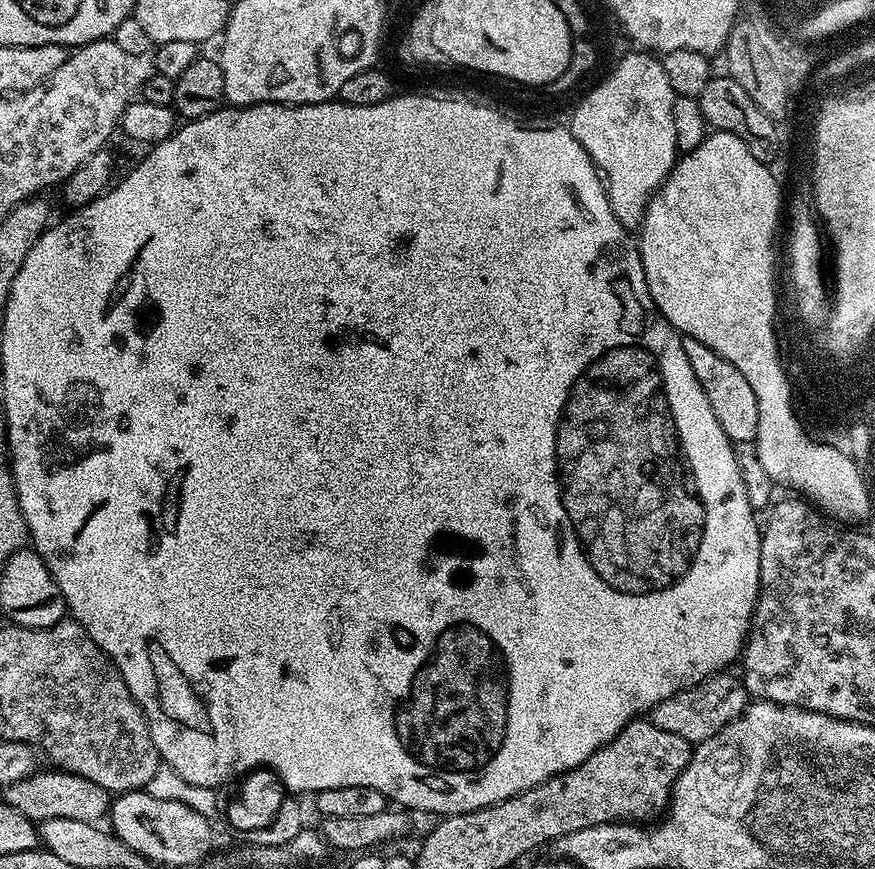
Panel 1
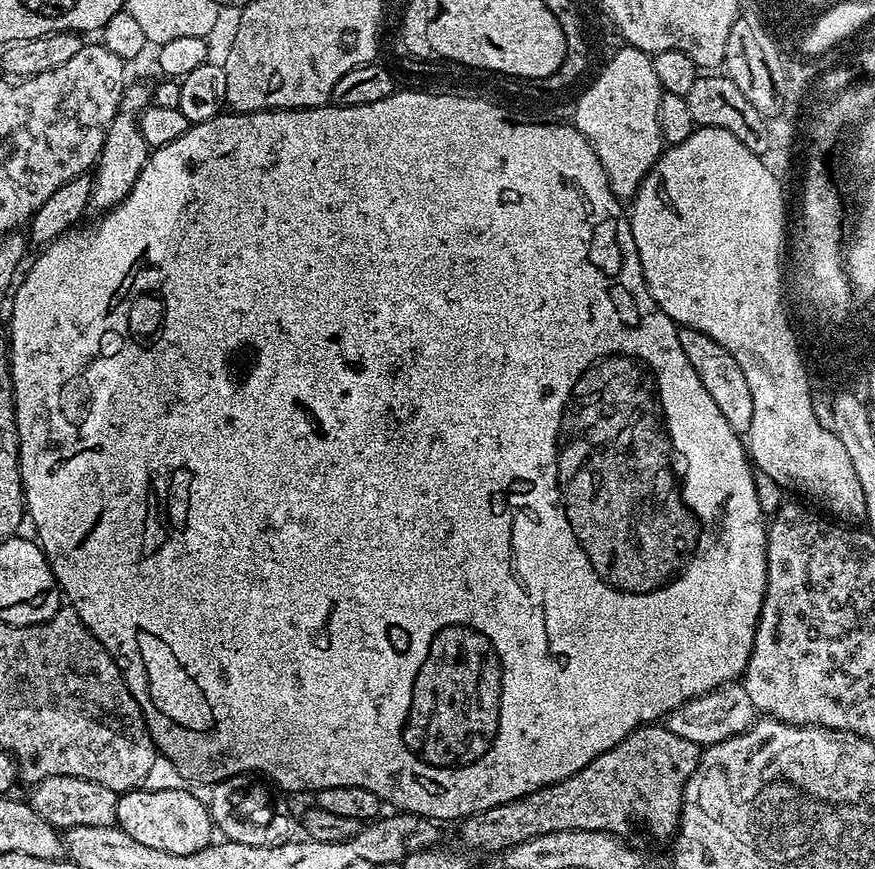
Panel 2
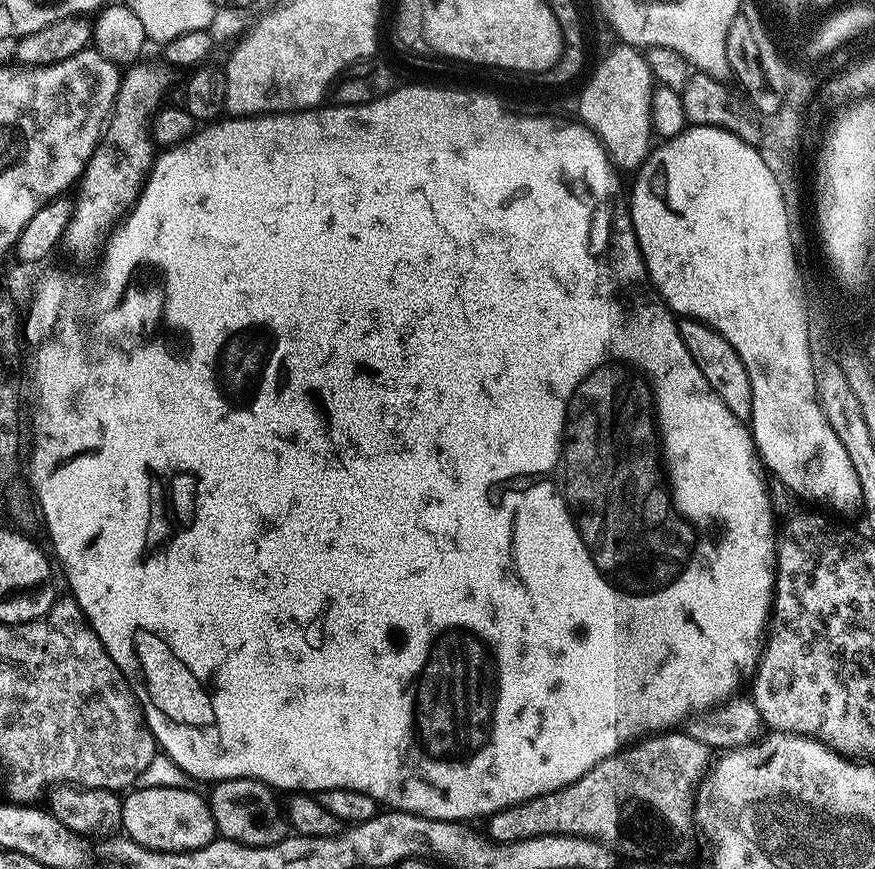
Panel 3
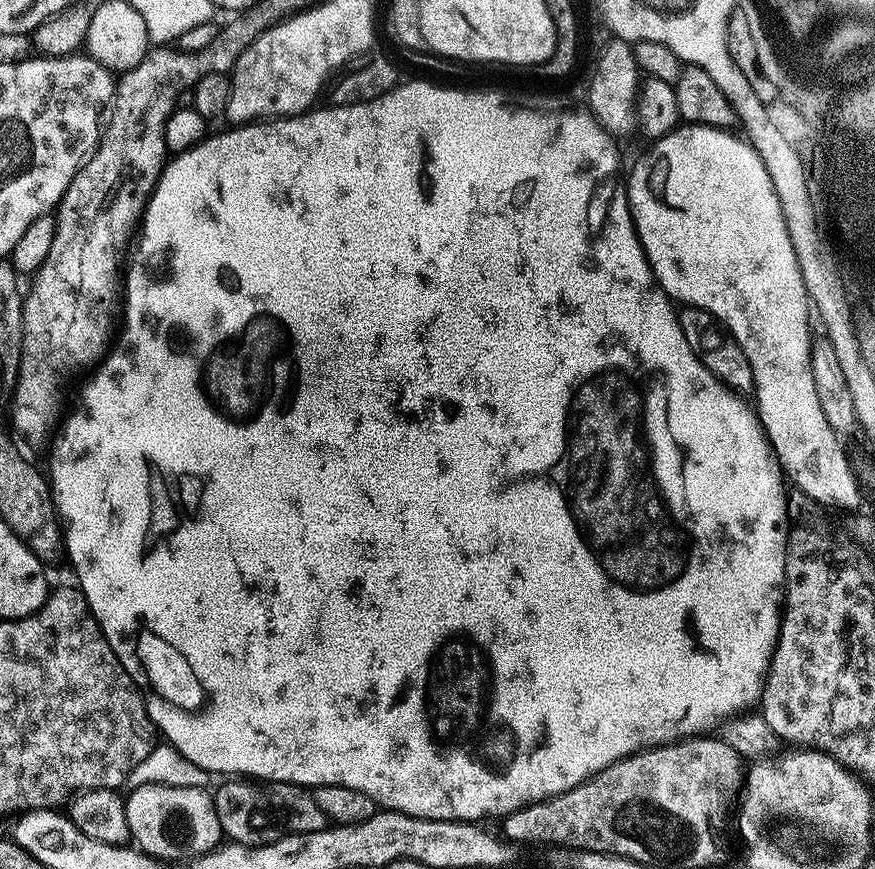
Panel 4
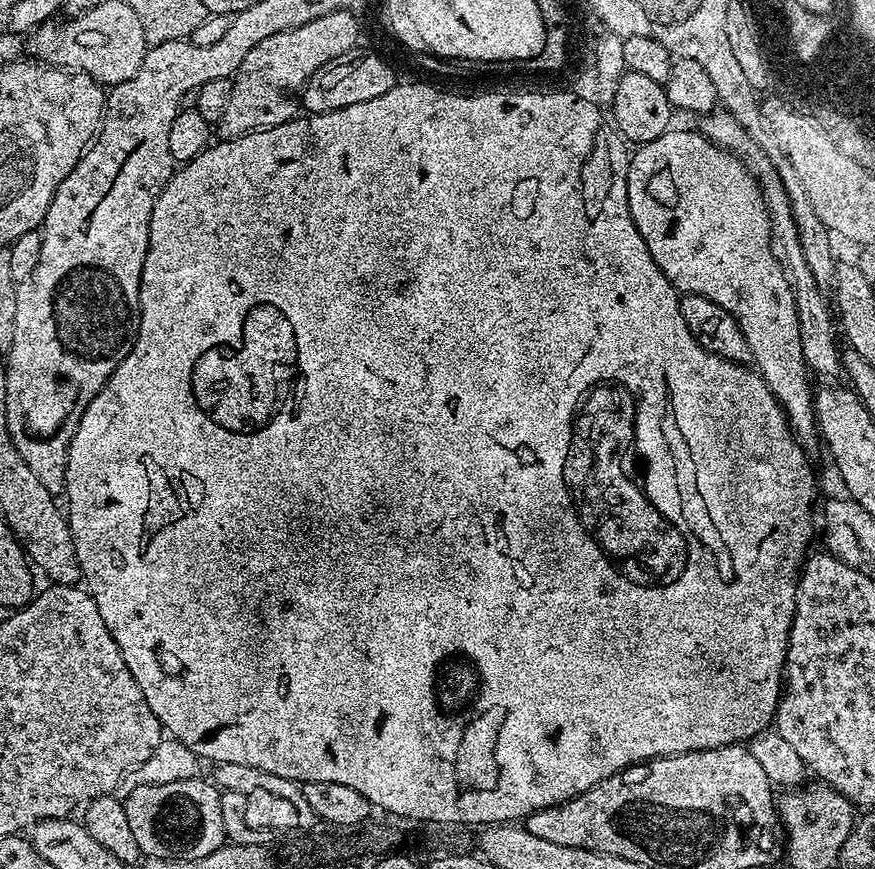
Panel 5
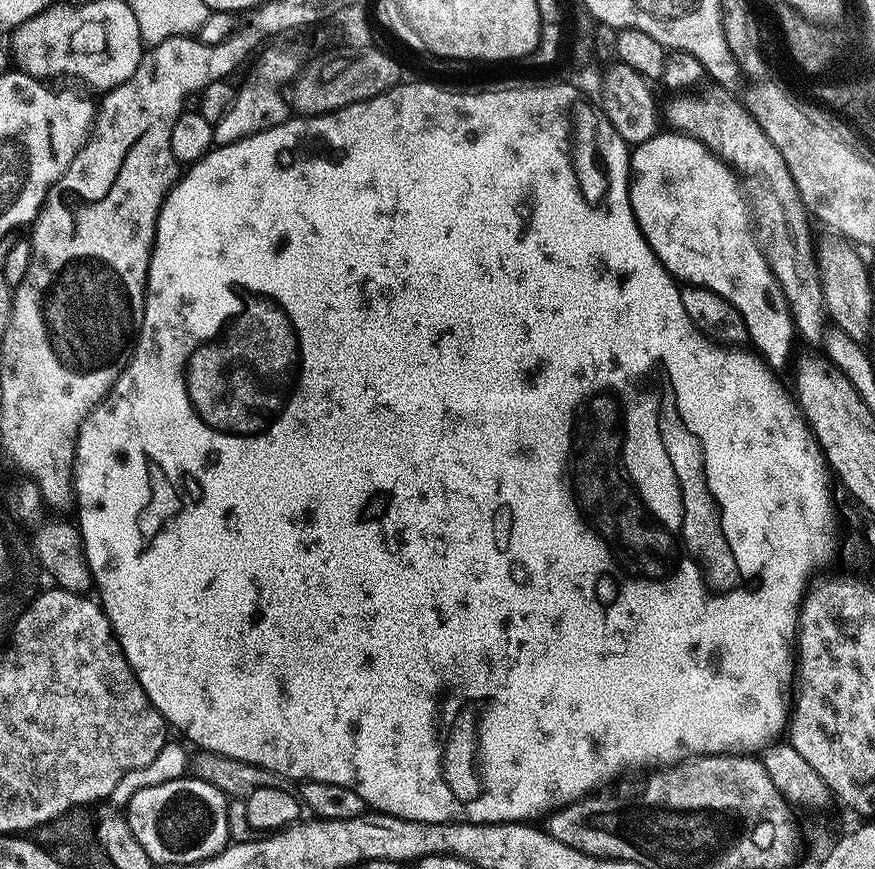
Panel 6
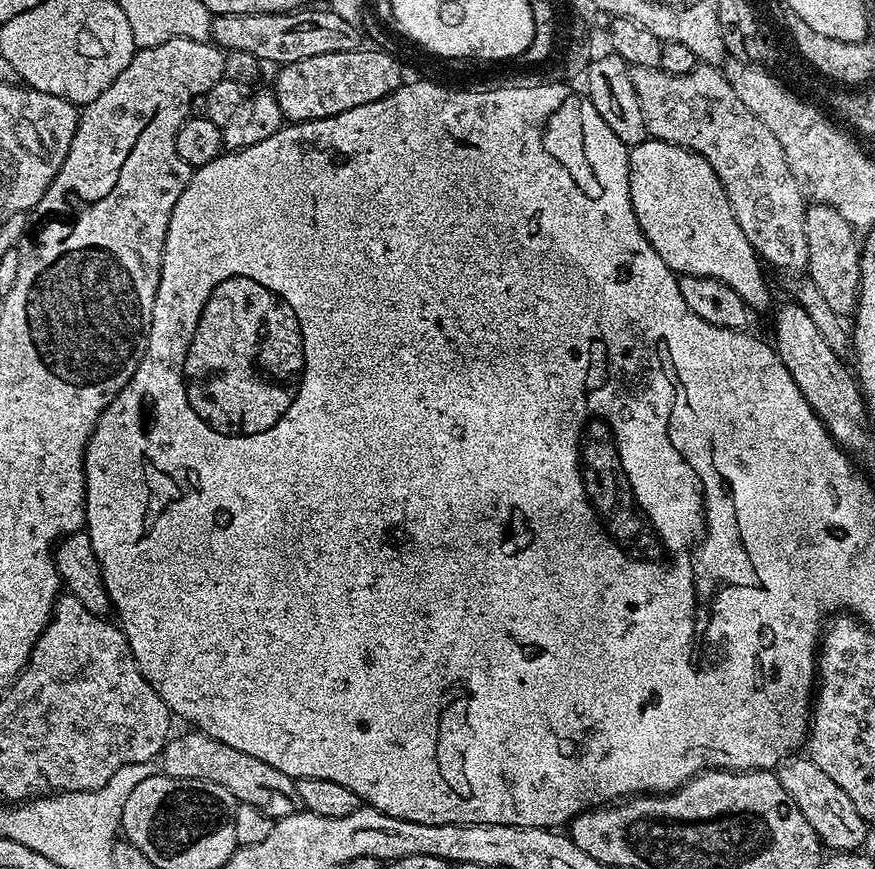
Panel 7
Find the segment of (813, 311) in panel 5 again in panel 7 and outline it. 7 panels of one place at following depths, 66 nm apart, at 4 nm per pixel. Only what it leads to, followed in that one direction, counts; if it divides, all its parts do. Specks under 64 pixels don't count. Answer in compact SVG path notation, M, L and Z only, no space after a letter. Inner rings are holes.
M701 63L686 74L672 75L661 67L633 65L631 81L638 95L639 105L642 106L649 137L680 145L706 158L706 162L710 162L710 166L718 174L738 226L742 226L742 234L746 234L756 255L767 263L769 260L778 270L803 273L808 266L806 197L794 174L790 174L790 166L786 162L786 154L782 154L782 146L778 146L778 138L774 138L774 134L770 134L770 130L766 130L766 126L762 126L762 122L758 122L758 118L754 118L754 114L746 110L746 106L742 106L738 94L730 90L730 82L726 82L723 71L711 64Z

